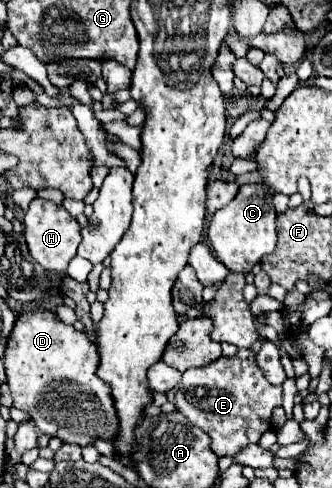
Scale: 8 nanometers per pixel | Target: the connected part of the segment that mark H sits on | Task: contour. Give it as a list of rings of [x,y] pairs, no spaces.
[[[35,198],[25,212],[23,224],[25,224],[23,236],[33,260],[39,262],[49,272],[65,272],[71,258],[77,254],[77,246],[81,242],[81,234],[79,234],[81,228],[77,220],[63,206],[57,206],[49,200]]]

